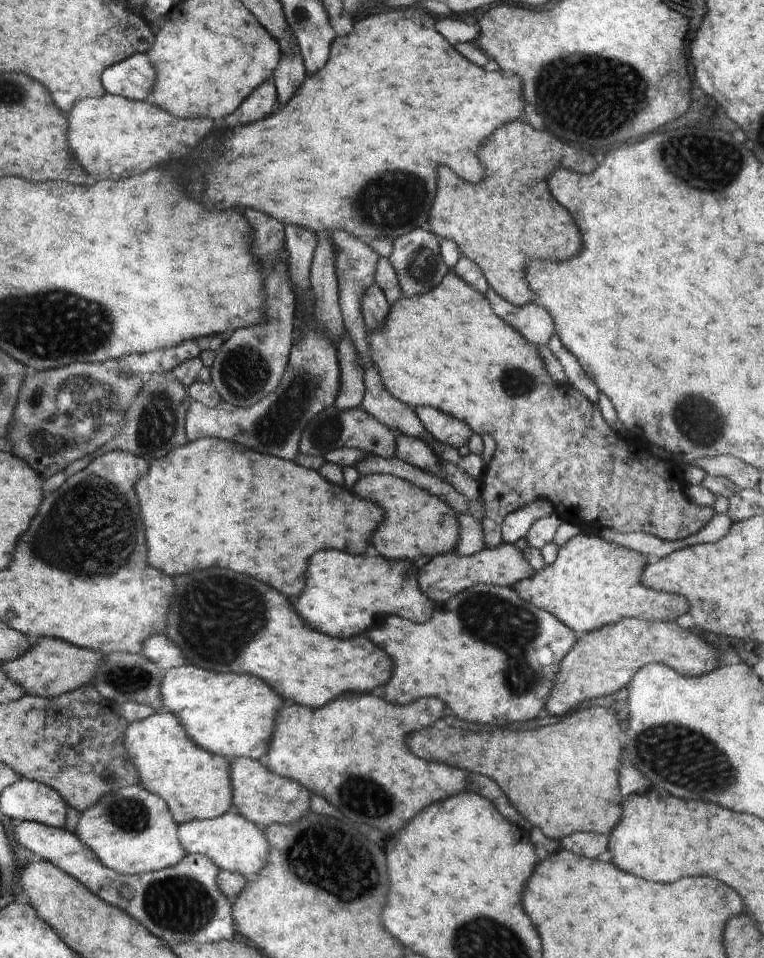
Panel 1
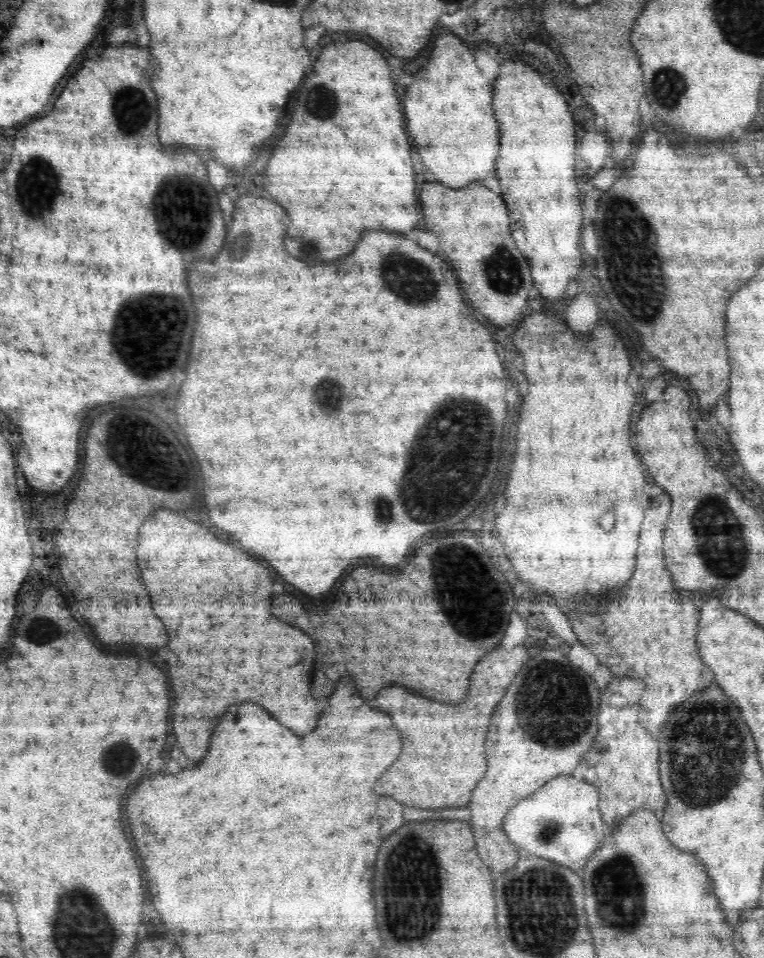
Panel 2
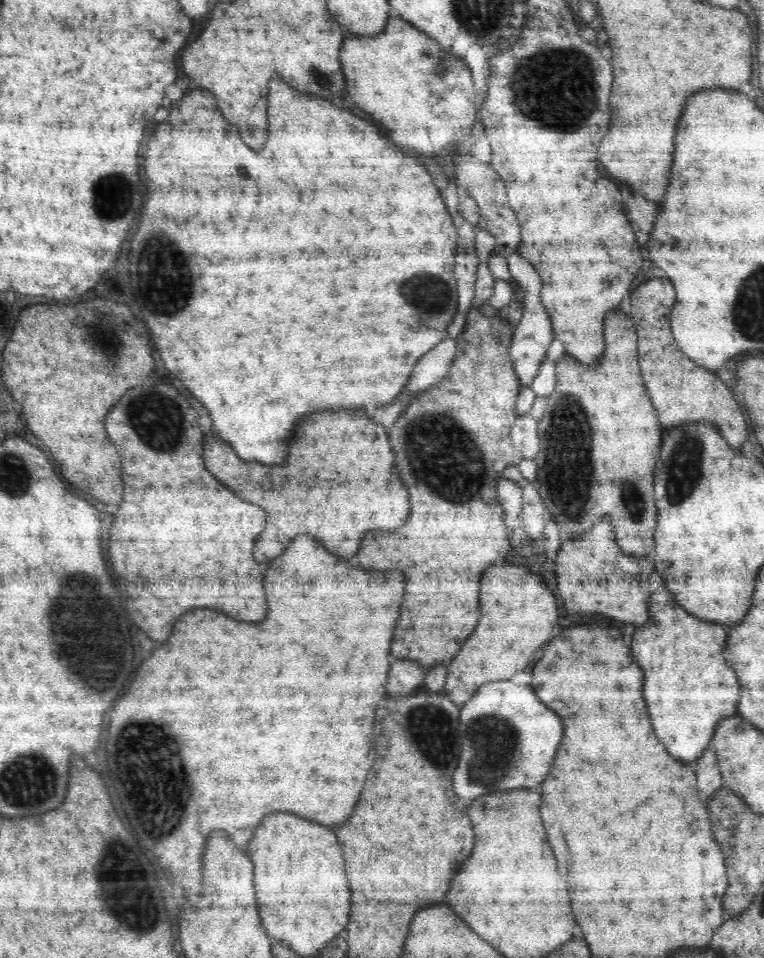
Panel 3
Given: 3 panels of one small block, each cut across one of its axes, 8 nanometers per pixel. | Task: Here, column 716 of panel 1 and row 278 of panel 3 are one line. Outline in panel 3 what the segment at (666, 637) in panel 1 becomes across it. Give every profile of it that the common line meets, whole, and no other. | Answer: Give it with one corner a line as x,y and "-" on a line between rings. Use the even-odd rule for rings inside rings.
656,277
654,280
648,280
637,286
630,295
631,308
629,317
634,321
637,330
637,351
638,362
641,375
650,400
658,416
660,416
660,424
664,428
674,428
682,422
697,422
698,420
711,424
720,436
724,436
728,440
730,448
736,452
742,452
742,445
748,438
748,430
746,430
746,422
744,422
744,414
740,410
740,406
734,400
734,394
730,392
730,388
726,384
722,384
716,378
716,372
702,368
693,360
690,360
676,344
675,338
671,331
670,312
676,304
676,291
672,282
668,278

